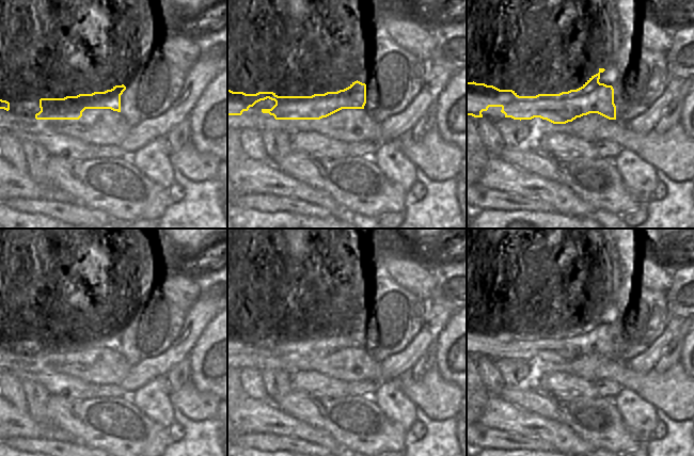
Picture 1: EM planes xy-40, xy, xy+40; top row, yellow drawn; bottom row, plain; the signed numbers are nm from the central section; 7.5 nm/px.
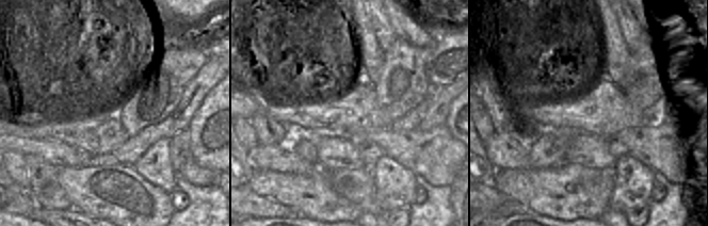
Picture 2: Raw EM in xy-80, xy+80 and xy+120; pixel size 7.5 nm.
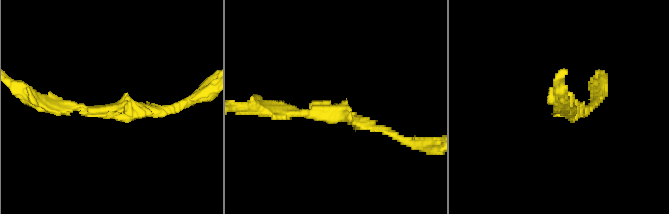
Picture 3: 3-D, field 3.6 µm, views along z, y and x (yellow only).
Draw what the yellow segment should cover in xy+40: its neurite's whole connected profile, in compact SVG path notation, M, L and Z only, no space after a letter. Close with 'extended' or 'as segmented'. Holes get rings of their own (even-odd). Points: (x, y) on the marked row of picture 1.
M599 68L598 74L592 76L577 90L559 94L538 94L536 96L519 96L512 90L500 90L493 85L474 81L467 82L467 115L483 117L482 112L487 111L489 107L501 107L501 112L505 114L505 117L520 121L540 117L553 124L566 124L589 113L598 113L609 120L616 120L614 89L612 85L599 82L600 74L604 70L604 68Z; as segmented

